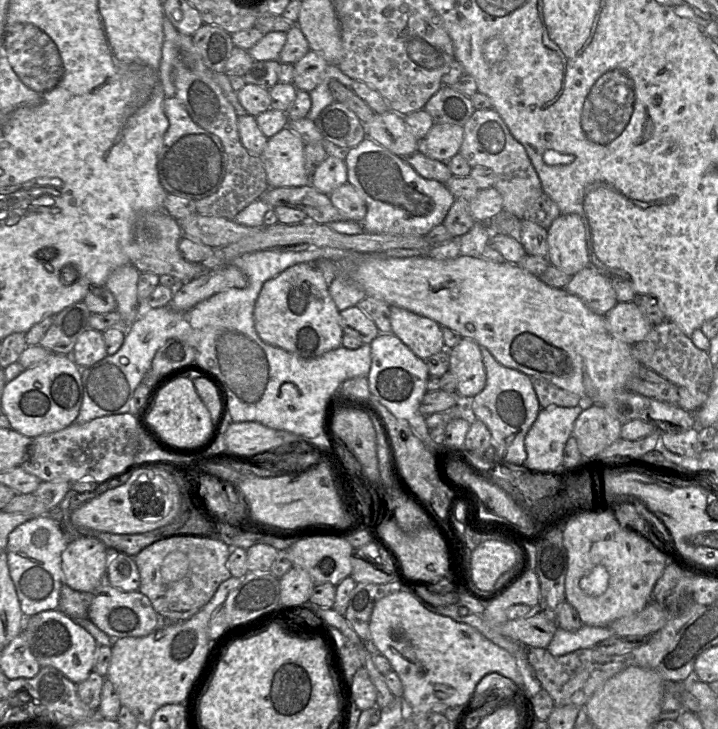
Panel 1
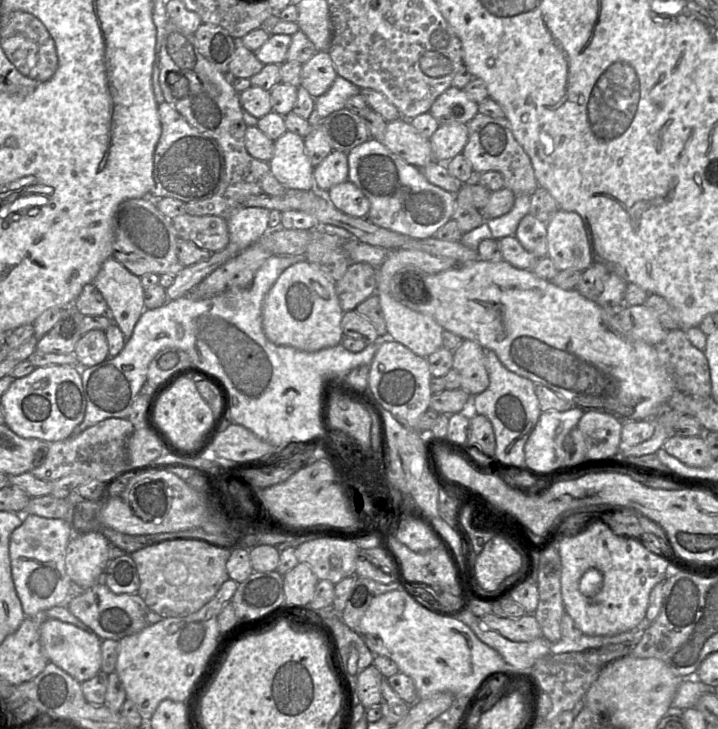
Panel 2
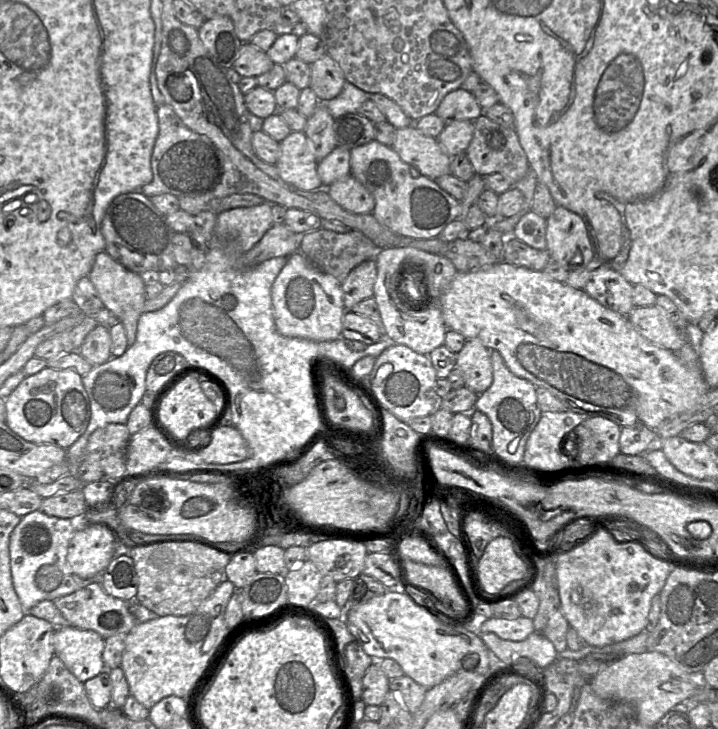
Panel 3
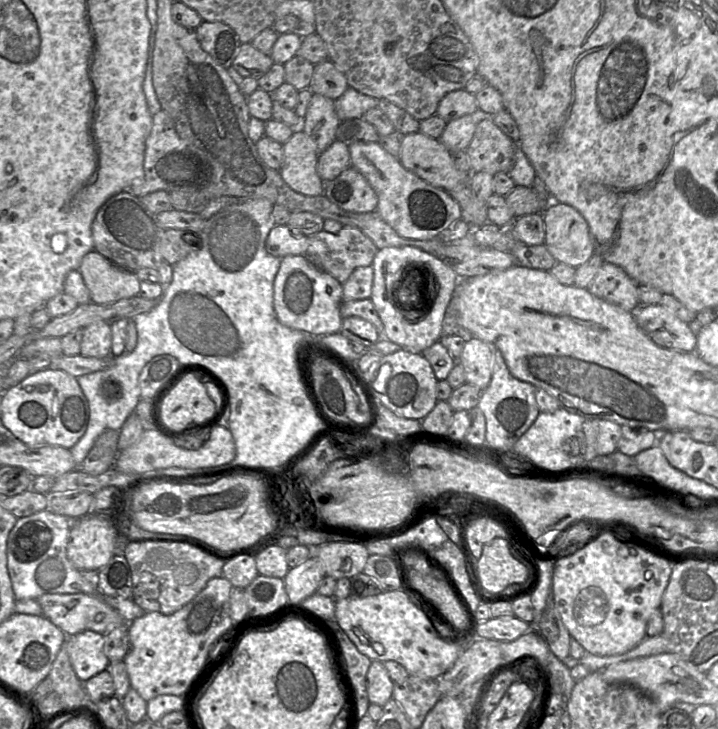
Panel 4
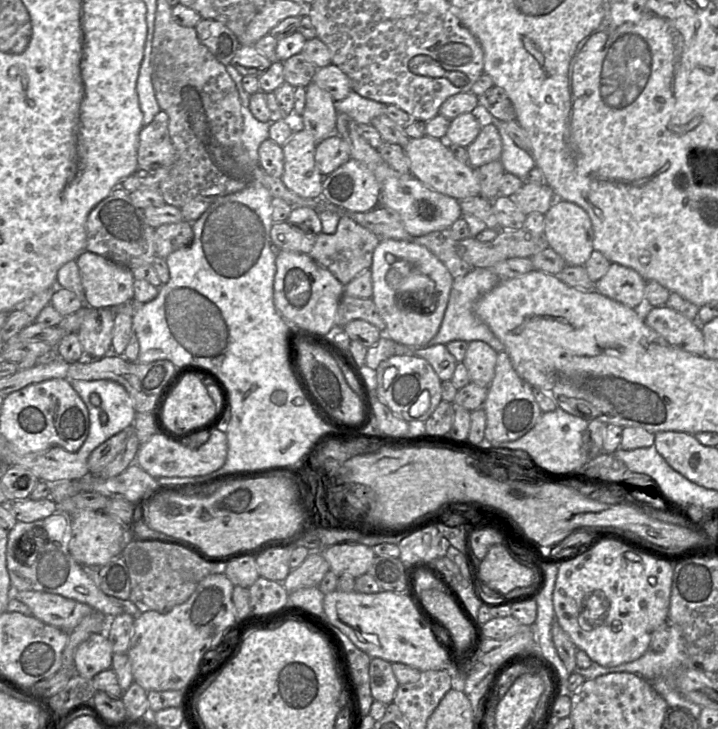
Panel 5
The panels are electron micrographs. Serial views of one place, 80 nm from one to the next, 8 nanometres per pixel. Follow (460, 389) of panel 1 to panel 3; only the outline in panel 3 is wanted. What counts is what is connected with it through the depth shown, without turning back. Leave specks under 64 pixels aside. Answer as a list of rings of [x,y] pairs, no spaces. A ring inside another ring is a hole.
[[[467,339],[456,354],[456,366],[464,376],[465,386],[480,395],[493,382],[490,350],[479,340]]]

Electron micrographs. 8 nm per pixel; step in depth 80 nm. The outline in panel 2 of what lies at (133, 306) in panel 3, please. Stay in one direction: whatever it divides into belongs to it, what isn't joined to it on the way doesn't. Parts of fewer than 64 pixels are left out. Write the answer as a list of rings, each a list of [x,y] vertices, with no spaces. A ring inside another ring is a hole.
[[[110,257],[102,264],[93,284],[105,298],[111,319],[121,329],[126,343],[145,310],[140,277]]]

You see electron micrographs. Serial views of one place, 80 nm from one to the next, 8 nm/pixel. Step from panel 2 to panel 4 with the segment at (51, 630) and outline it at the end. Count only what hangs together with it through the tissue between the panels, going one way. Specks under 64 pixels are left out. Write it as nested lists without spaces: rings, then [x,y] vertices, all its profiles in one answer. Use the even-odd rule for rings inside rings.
[[[90,630],[67,637],[66,651],[80,681],[86,682],[109,666],[110,661],[103,652],[104,643],[104,635]]]

